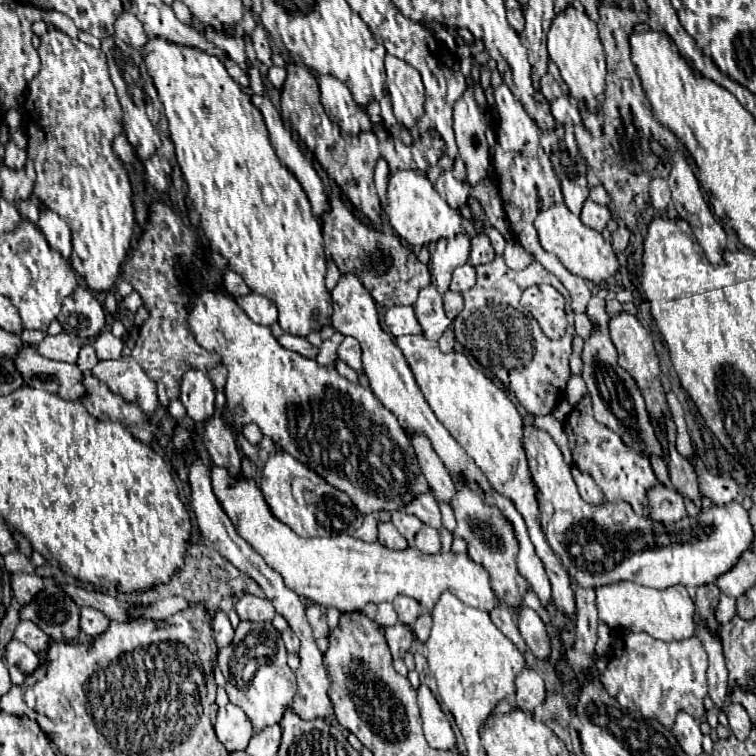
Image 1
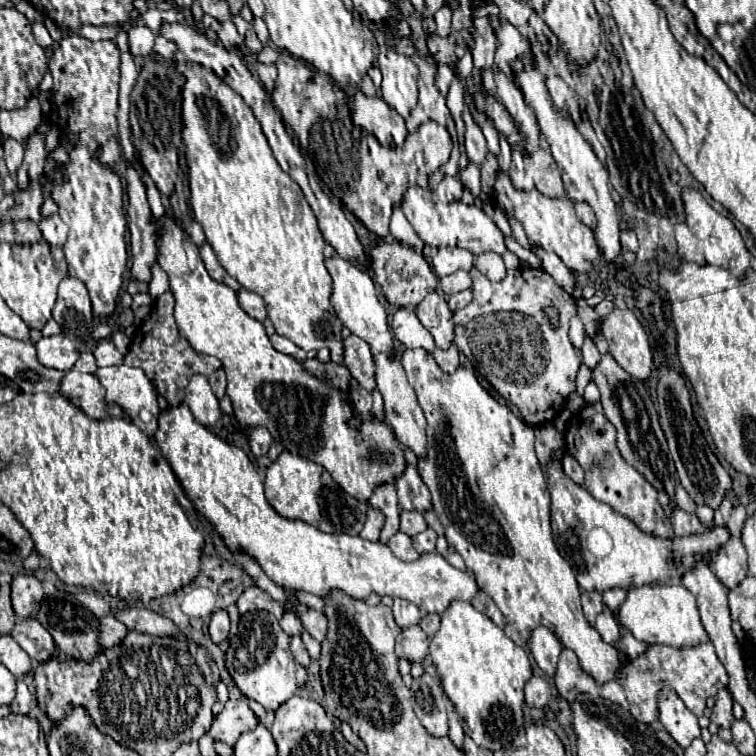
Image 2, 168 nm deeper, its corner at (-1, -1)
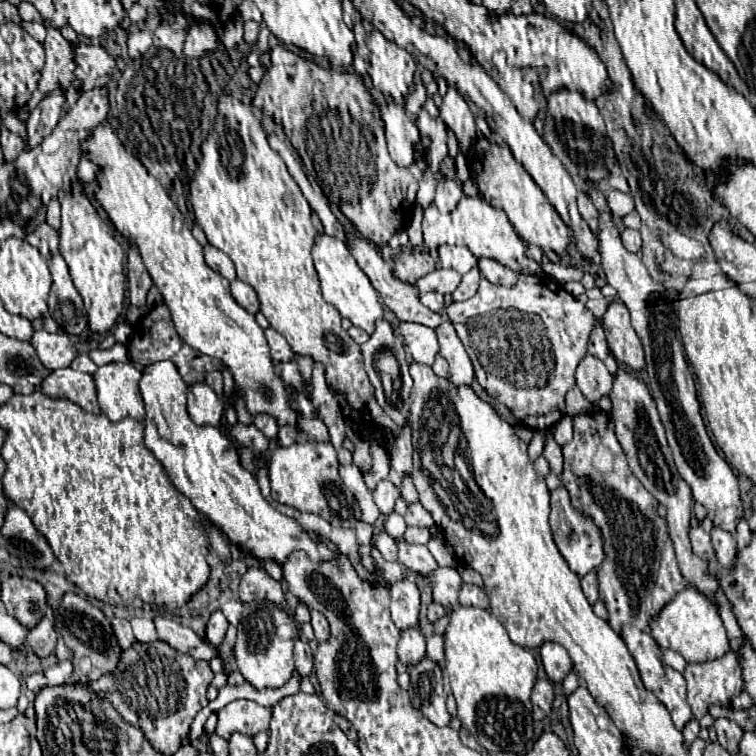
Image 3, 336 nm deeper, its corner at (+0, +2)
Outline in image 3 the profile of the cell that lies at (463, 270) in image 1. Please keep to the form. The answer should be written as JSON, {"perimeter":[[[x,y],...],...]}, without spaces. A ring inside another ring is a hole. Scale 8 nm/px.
{"perimeter":[[[436,269],[432,273],[428,273],[426,277],[422,277],[416,283],[416,289],[420,293],[428,293],[428,291],[438,291],[442,295],[454,293],[454,289],[460,285],[462,275],[454,273],[454,269]]]}

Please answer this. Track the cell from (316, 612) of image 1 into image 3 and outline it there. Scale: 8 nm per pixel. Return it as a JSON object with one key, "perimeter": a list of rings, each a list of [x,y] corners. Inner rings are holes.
{"perimeter":[[[312,611],[312,627],[314,627],[314,635],[318,641],[326,641],[328,639],[328,621],[320,611]]]}

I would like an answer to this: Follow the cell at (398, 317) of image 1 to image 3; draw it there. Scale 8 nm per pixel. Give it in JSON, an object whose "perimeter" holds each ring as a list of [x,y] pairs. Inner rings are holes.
{"perimeter":[[[402,321],[398,331],[404,337],[404,345],[410,349],[410,355],[414,357],[414,361],[424,365],[434,363],[434,357],[438,353],[438,339],[430,327]]]}

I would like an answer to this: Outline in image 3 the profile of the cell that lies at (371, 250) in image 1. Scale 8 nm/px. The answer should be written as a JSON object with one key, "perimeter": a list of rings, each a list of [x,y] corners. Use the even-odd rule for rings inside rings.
{"perimeter":[[[402,249],[400,253],[394,255],[394,277],[408,283],[416,285],[418,279],[422,279],[426,273],[432,273],[436,269],[432,257],[428,251],[406,251]]]}

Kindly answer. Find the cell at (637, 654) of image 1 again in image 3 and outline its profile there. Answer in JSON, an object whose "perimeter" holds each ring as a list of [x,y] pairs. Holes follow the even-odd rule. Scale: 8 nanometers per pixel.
{"perimeter":[[[732,651],[712,661],[688,663],[684,679],[688,683],[688,703],[696,719],[702,719],[710,705],[728,705],[734,695],[744,691],[742,669]]]}

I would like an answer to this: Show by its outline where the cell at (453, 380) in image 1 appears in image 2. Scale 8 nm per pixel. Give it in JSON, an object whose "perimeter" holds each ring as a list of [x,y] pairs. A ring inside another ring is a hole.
{"perimeter":[[[421,348],[405,350],[401,354],[401,364],[427,416],[427,458],[417,460],[419,476],[431,492],[433,512],[445,528],[449,546],[461,554],[467,570],[473,572],[479,590],[489,594],[505,616],[505,634],[515,644],[527,646],[531,632],[537,626],[545,626],[561,640],[565,648],[571,648],[577,654],[583,672],[587,672],[599,686],[615,680],[623,668],[619,652],[613,644],[603,642],[595,626],[591,626],[583,616],[579,584],[551,536],[551,502],[543,470],[535,456],[533,428],[517,418],[505,404],[497,402],[479,384],[475,372],[463,366],[459,366],[455,374],[445,374],[433,356]]]}

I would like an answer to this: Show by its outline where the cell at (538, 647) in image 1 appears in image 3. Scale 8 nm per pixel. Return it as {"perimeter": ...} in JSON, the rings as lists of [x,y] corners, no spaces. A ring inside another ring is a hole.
{"perimeter":[[[544,643],[540,647],[540,659],[550,681],[562,681],[572,671],[570,655],[558,643]]]}

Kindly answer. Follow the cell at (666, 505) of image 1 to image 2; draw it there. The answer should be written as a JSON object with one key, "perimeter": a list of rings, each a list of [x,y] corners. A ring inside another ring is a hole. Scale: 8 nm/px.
{"perimeter":[[[673,508],[671,514],[671,524],[675,530],[675,536],[683,538],[683,536],[691,536],[691,534],[703,534],[705,526],[699,522],[699,518],[695,514],[687,514],[681,508]]]}

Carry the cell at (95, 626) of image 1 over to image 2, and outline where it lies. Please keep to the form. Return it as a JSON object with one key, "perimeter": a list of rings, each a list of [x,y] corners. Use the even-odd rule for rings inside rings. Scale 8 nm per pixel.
{"perimeter":[[[105,616],[101,618],[101,646],[103,648],[113,648],[117,644],[121,644],[127,636],[127,626],[123,622],[119,622],[115,616]]]}

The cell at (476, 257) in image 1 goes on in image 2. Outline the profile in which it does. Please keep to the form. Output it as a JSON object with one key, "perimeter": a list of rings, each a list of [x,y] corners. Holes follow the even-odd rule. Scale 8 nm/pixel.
{"perimeter":[[[483,252],[475,256],[475,268],[485,274],[491,282],[499,282],[505,278],[505,264],[503,258],[495,252]]]}

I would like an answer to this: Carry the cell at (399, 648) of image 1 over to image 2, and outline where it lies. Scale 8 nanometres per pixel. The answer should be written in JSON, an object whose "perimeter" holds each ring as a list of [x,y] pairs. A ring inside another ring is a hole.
{"perimeter":[[[419,626],[403,628],[397,636],[395,644],[397,658],[405,658],[409,662],[423,662],[429,656],[429,638]]]}

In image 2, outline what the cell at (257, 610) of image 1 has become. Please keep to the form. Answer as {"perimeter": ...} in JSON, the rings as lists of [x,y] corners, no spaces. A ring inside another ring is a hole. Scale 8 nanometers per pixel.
{"perimeter":[[[251,586],[247,588],[239,600],[237,600],[237,608],[239,612],[249,612],[249,610],[267,610],[271,614],[275,614],[277,618],[281,618],[285,614],[285,608],[281,602],[273,600],[265,590],[261,590],[259,586]]]}

